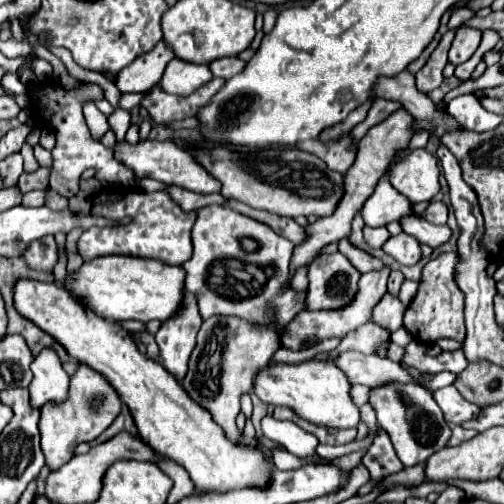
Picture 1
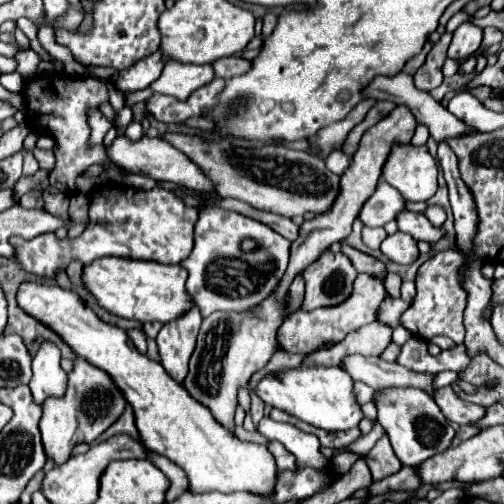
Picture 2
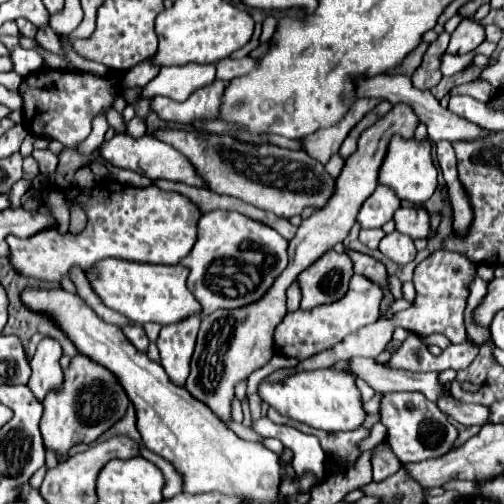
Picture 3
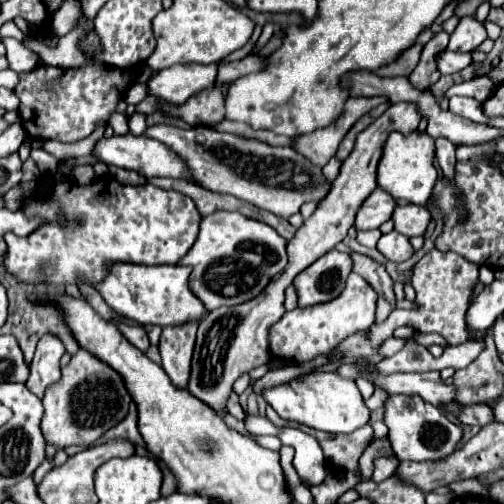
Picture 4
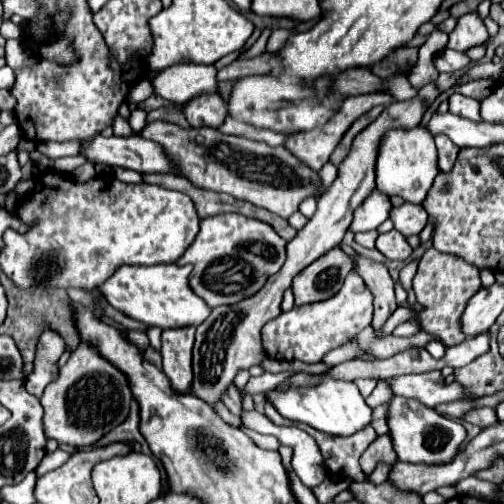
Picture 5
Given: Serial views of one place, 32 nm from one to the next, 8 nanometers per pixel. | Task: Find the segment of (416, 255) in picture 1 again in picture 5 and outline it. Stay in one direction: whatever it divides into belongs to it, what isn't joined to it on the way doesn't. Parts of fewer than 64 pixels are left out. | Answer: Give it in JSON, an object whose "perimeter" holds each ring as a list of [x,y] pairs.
{"perimeter":[[[394,228],[386,234],[380,234],[376,240],[376,248],[390,260],[408,260],[412,254],[412,246],[406,242],[406,238],[396,232]]]}

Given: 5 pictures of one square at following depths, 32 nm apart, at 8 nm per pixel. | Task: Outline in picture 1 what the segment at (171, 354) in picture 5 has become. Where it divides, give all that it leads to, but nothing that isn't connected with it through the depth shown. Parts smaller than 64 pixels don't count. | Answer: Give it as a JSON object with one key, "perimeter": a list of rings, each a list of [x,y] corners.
{"perimeter":[[[186,292],[184,308],[172,320],[166,320],[156,334],[162,366],[178,382],[186,376],[188,358],[194,350],[200,324],[202,324],[202,316],[196,308],[196,298]]]}

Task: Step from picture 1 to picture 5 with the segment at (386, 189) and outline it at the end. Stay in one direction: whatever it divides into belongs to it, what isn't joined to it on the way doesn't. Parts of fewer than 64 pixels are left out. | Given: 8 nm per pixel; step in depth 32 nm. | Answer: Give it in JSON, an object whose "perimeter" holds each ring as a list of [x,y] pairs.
{"perimeter":[[[372,192],[364,202],[362,206],[358,206],[354,210],[354,218],[350,222],[350,232],[366,232],[366,230],[374,230],[378,228],[386,218],[388,218],[388,212],[390,212],[392,204],[390,204],[390,198],[386,194],[380,194],[380,192]]]}

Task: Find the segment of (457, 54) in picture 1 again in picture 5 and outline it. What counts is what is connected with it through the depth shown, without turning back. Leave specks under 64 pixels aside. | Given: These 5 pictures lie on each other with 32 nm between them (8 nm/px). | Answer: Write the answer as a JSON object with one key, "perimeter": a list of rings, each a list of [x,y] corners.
{"perimeter":[[[470,12],[470,14],[460,16],[456,22],[456,28],[448,34],[448,48],[464,52],[476,44],[484,44],[488,36],[490,34],[484,22],[480,20],[478,12]]]}

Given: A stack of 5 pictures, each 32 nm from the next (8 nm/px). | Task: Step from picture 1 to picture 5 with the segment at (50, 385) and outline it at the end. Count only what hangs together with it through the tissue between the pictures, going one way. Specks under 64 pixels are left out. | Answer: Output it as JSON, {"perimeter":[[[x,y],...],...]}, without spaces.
{"perimeter":[[[50,328],[42,332],[42,336],[38,338],[38,346],[36,346],[36,358],[34,358],[34,372],[26,378],[26,390],[40,398],[44,388],[56,378],[56,362],[60,358],[60,354],[64,352],[64,340],[58,332],[52,332]]]}

